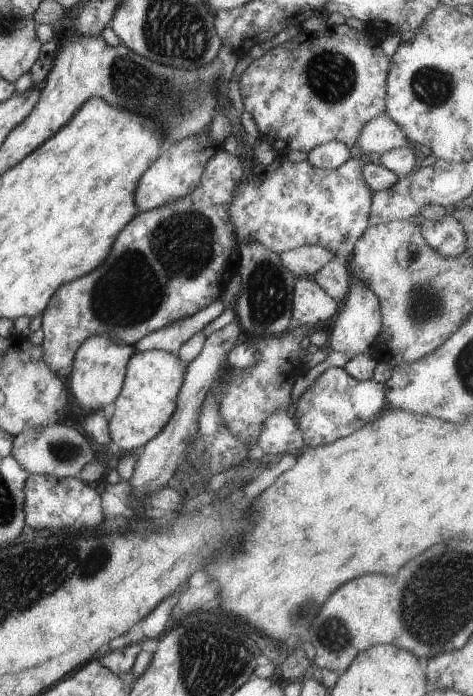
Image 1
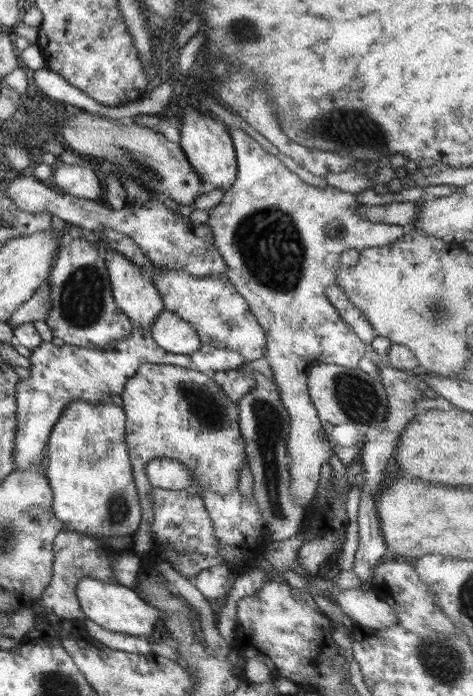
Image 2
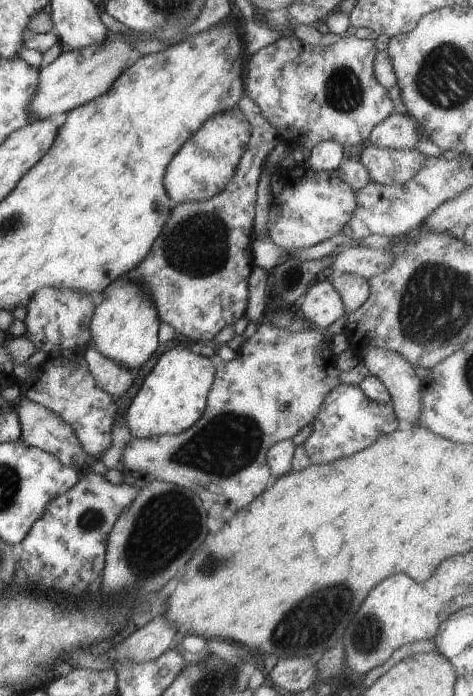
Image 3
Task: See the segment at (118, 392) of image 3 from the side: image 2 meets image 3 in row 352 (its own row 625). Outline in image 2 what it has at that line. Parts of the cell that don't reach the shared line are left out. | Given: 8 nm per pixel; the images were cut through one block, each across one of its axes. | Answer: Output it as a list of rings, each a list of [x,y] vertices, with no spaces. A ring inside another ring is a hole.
[[[88,617],[84,619],[83,624],[88,635],[95,640],[95,642],[100,641],[110,648],[139,655],[152,653],[151,641],[147,638],[138,638],[128,634],[116,634],[116,632],[110,632],[110,630],[98,626],[96,622],[92,622]]]

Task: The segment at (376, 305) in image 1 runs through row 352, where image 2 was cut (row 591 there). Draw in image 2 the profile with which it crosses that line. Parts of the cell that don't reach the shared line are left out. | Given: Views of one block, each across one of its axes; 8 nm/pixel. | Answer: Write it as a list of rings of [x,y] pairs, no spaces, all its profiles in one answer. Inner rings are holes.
[[[369,588],[344,589],[336,595],[328,596],[346,616],[350,616],[365,631],[378,631],[397,624],[392,606]]]

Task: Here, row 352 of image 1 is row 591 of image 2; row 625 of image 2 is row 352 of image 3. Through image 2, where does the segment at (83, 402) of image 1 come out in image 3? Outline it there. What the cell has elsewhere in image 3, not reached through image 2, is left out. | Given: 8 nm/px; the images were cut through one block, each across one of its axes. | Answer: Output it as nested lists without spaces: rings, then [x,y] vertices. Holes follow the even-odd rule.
[[[126,273],[109,285],[99,297],[89,327],[90,342],[101,356],[135,373],[158,350],[160,324],[153,303],[127,278]]]

